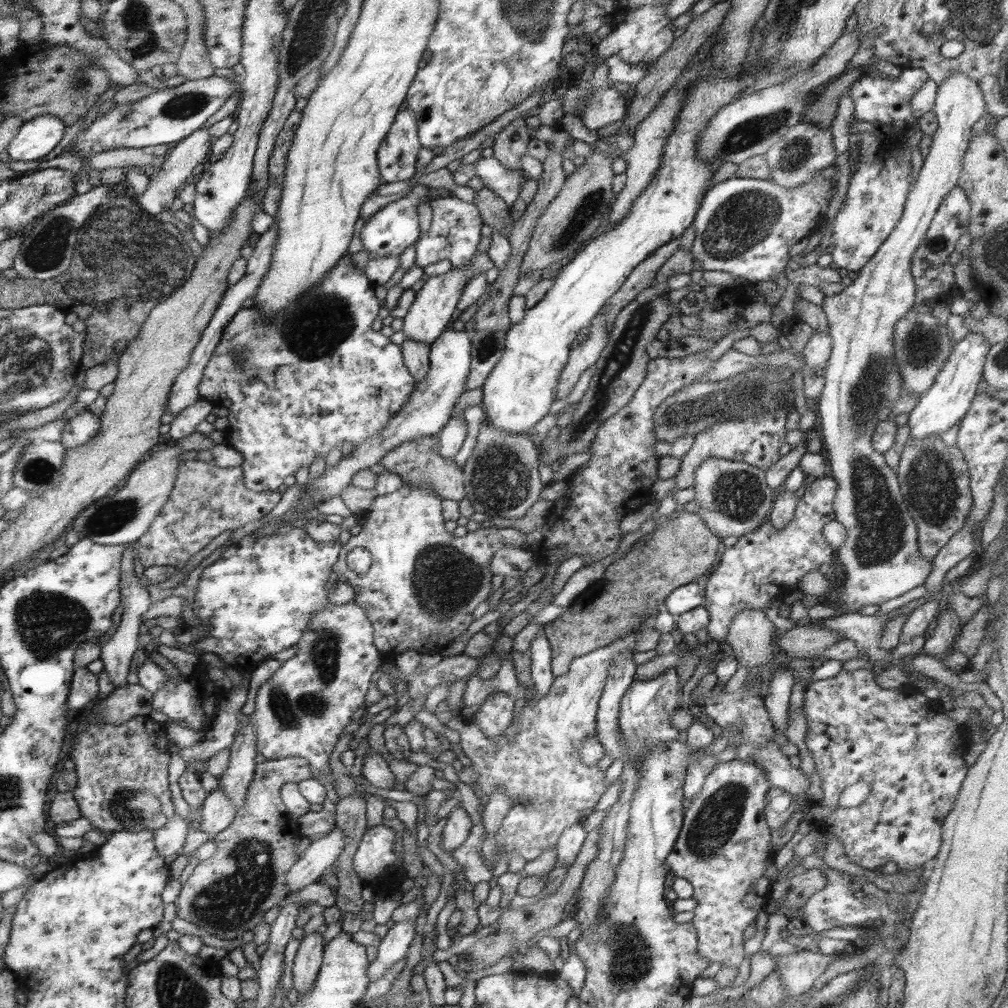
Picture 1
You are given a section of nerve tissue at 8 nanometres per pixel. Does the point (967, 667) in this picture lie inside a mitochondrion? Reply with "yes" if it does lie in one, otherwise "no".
no

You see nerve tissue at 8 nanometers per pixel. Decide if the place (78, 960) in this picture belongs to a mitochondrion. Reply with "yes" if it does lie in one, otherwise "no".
no

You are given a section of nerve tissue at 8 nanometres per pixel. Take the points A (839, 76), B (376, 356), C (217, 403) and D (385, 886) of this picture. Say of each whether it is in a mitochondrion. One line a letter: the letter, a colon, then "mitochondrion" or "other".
A: other
B: other
C: other
D: other

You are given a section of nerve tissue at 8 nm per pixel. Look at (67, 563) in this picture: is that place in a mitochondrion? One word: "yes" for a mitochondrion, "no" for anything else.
no

